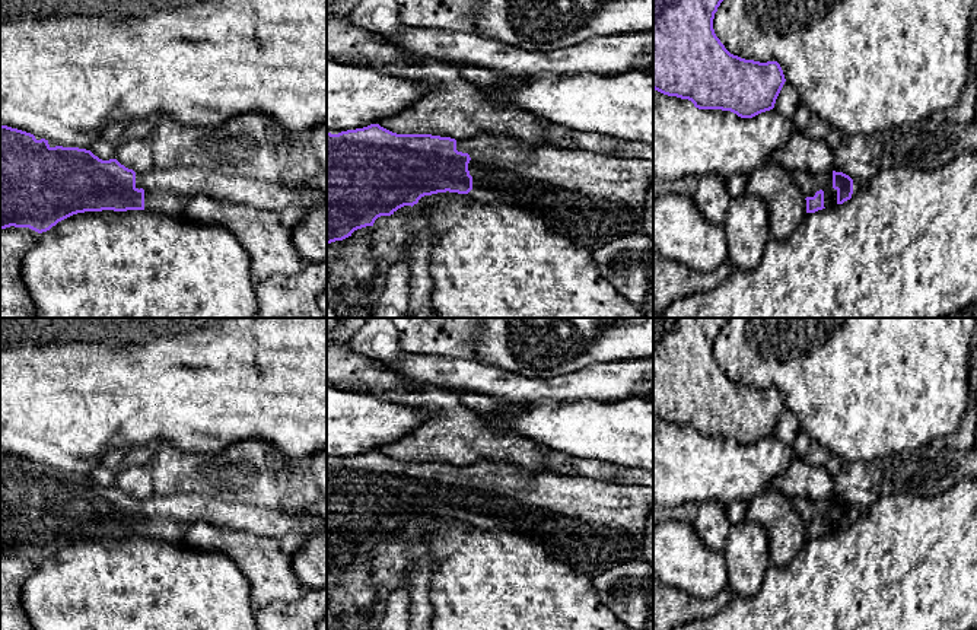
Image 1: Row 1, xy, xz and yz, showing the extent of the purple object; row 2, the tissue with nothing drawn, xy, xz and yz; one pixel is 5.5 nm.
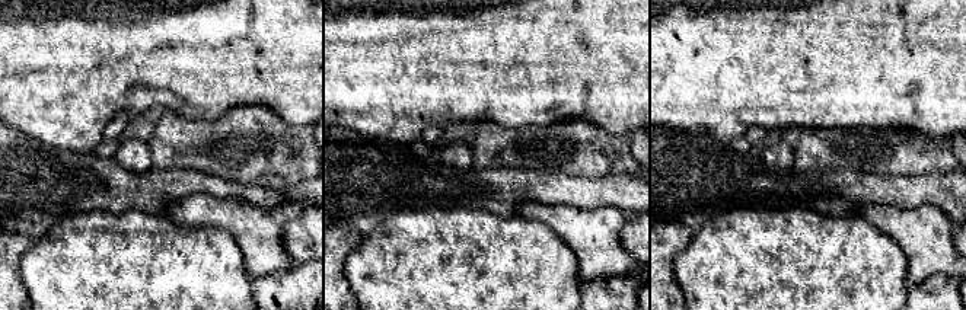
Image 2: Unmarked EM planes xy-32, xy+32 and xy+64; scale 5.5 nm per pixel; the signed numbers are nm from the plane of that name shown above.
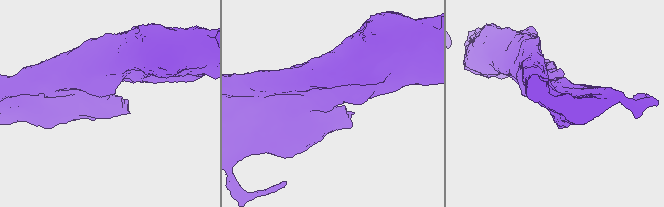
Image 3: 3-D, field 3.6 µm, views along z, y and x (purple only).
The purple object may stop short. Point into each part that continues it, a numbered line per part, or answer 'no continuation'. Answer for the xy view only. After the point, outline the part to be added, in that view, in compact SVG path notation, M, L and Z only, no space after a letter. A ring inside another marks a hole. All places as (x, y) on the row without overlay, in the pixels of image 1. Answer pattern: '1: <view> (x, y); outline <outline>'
1: xy (168, 518); outline M153 494L146 500L136 499L136 515L144 516L144 537L175 544L182 542L187 529L198 522L267 538L293 532L306 540L325 531L324 521L308 509L257 508L200 494Z

